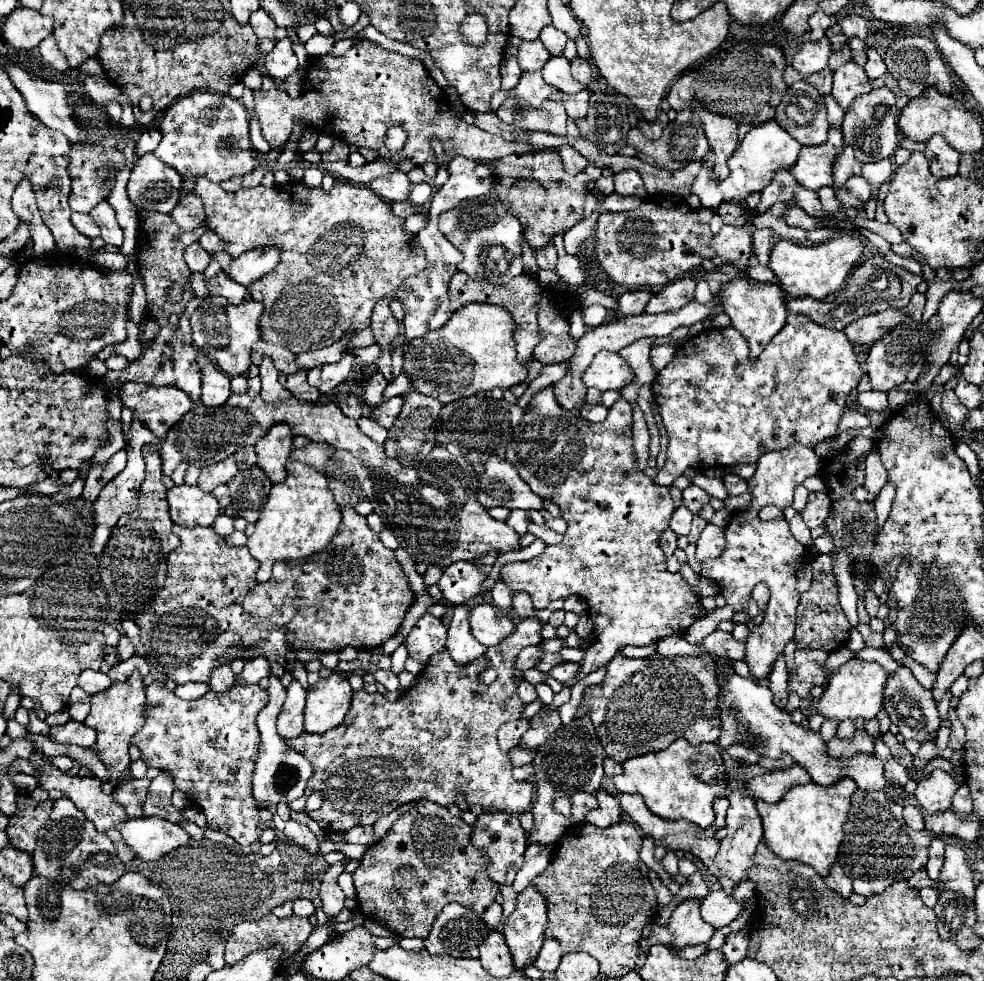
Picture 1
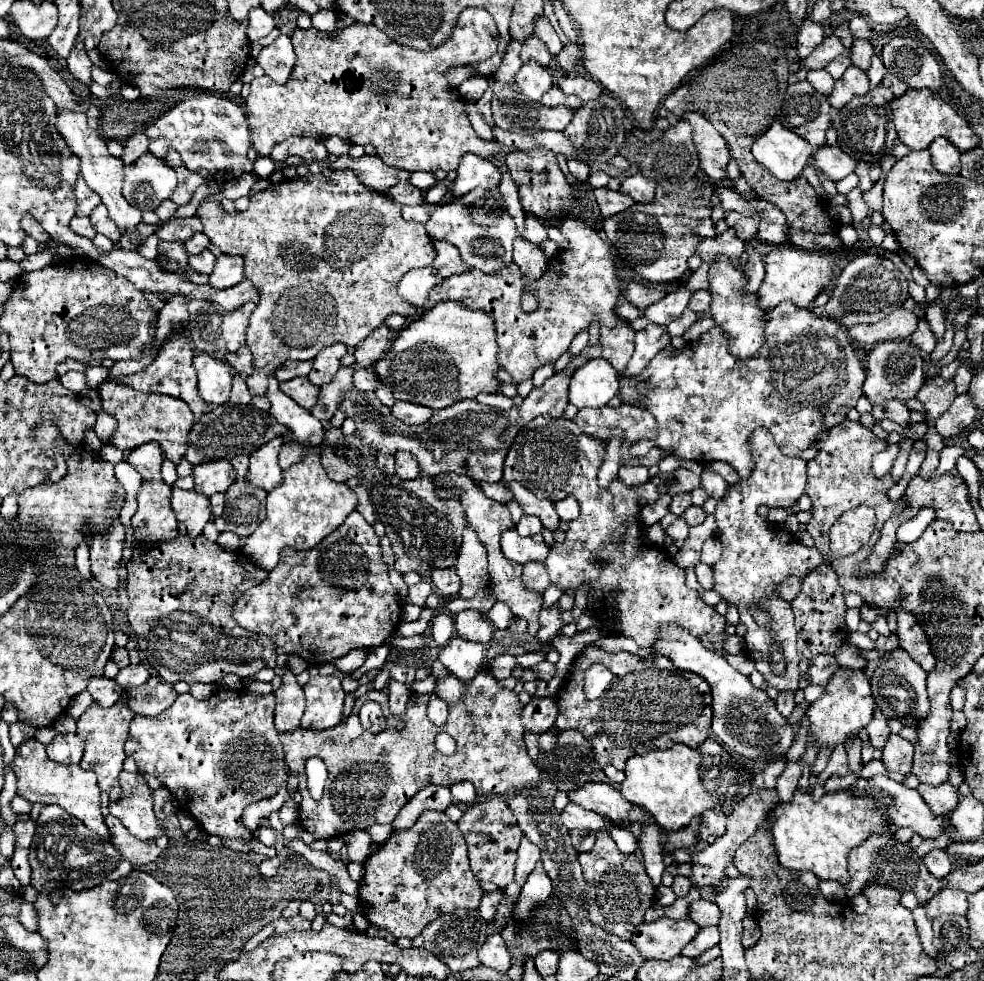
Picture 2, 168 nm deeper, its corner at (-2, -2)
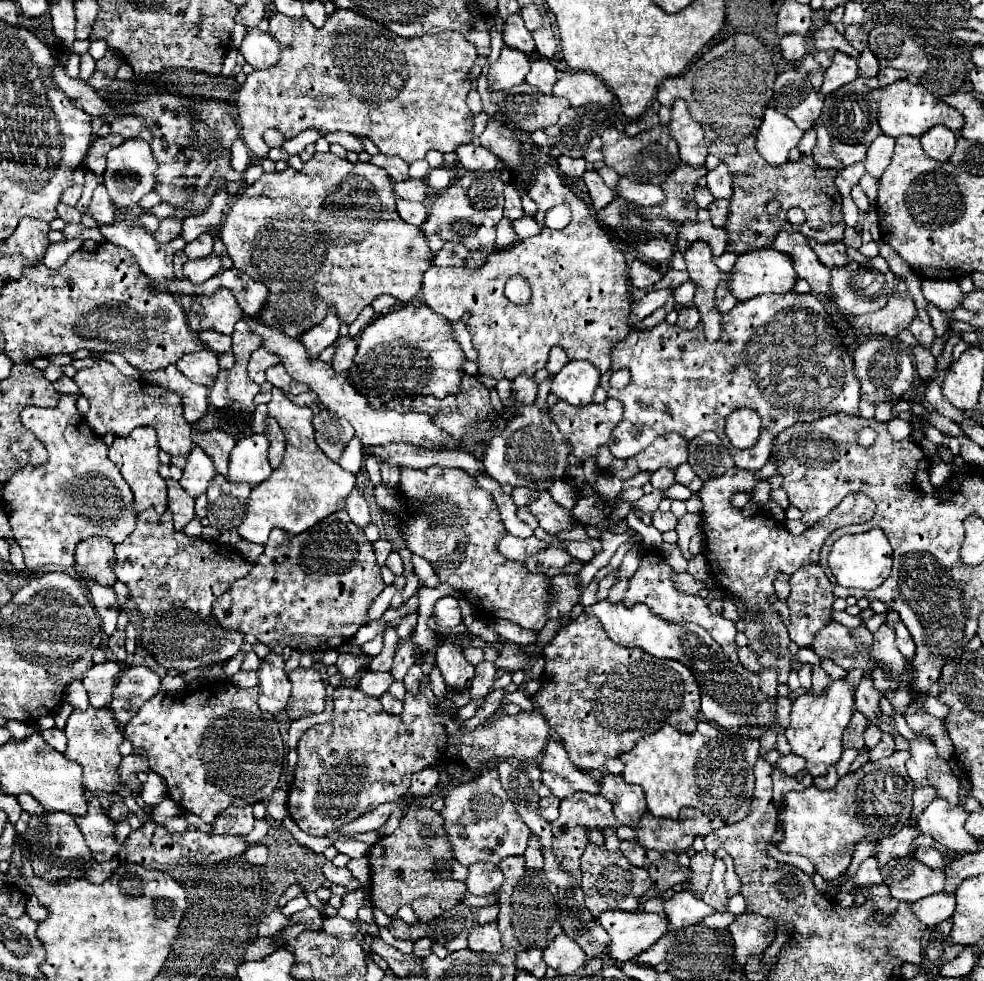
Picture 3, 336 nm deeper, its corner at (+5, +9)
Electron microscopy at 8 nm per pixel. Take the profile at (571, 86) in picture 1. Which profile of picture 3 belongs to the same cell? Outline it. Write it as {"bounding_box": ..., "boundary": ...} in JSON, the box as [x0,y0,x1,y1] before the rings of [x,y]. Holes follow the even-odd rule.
{"bounding_box":[554,72,614,110],"boundary":[[[590,72],[562,74],[562,78],[554,84],[554,96],[566,98],[574,108],[586,104],[600,104],[606,110],[614,108],[614,94]]]}

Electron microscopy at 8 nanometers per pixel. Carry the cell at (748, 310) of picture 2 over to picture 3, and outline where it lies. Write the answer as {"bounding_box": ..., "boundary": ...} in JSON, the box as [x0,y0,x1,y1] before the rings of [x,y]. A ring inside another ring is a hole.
{"bounding_box":[686,242,722,342],"boundary":[[[694,242],[686,252],[686,270],[690,274],[690,282],[696,286],[694,306],[700,312],[700,320],[704,324],[704,336],[708,342],[716,342],[722,330],[722,314],[716,310],[714,292],[720,282],[720,270],[714,264],[714,256],[706,242]]]}

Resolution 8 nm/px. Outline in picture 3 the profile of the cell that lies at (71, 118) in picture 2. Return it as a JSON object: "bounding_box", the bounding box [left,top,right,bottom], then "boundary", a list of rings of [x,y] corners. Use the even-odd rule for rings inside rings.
{"bounding_box":[100,218,186,282],"boundary":[[[116,218],[114,224],[100,226],[100,232],[108,242],[128,248],[136,256],[142,272],[154,282],[166,282],[176,278],[172,256],[176,250],[182,250],[182,246],[186,244],[180,236],[174,238],[172,242],[160,244],[154,238],[154,234],[146,232],[138,224],[136,218],[130,222],[124,222],[124,218]]]}

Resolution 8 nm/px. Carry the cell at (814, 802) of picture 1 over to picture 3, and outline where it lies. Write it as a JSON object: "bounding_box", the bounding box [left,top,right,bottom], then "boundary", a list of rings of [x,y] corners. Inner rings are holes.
{"bounding_box":[778,750,914,880],"boundary":[[[902,750],[902,752],[894,752],[886,760],[866,762],[856,772],[850,772],[848,776],[844,776],[836,784],[834,790],[806,788],[802,792],[794,792],[794,790],[788,792],[784,806],[778,808],[778,820],[780,820],[782,830],[784,830],[784,840],[778,844],[778,850],[806,856],[824,880],[834,880],[840,874],[844,874],[846,868],[850,866],[854,846],[862,838],[872,836],[874,840],[880,840],[886,836],[894,836],[908,824],[908,818],[912,812],[912,792],[914,792],[914,784],[906,772],[906,760],[908,758],[910,758],[910,752]]]}

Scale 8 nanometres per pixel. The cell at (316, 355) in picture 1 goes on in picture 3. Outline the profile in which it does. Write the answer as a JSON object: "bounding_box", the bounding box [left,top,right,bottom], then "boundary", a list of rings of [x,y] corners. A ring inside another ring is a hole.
{"bounding_box":[248,348,280,384],"boundary":[[[258,348],[256,352],[252,352],[250,364],[248,364],[248,376],[250,376],[250,380],[254,380],[256,384],[262,384],[266,368],[270,368],[270,366],[274,366],[278,362],[280,362],[280,356],[274,356],[274,354],[266,352],[264,348]]]}

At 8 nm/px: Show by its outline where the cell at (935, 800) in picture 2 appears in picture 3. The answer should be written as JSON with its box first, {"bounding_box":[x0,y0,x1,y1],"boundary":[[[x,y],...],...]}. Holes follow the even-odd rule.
{"bounding_box":[910,788,936,826],"boundary":[[[916,788],[914,790],[914,808],[912,808],[912,814],[910,814],[910,826],[914,826],[918,812],[922,812],[922,808],[926,808],[926,804],[930,804],[930,800],[934,800],[934,798],[936,798],[934,788]]]}

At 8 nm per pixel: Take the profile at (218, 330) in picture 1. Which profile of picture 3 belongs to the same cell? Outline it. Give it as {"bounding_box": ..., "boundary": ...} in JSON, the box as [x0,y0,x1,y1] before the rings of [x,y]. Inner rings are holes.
{"bounding_box":[180,288,244,334],"boundary":[[[218,288],[218,292],[210,296],[184,294],[180,296],[180,306],[192,332],[216,330],[220,334],[232,334],[234,324],[244,316],[234,294],[228,292],[226,288]]]}

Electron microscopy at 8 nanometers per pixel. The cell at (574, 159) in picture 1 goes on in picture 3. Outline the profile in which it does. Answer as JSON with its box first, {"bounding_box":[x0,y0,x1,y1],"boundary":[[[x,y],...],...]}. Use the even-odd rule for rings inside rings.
{"bounding_box":[556,156,586,176],"boundary":[[[558,156],[556,158],[558,168],[566,174],[566,176],[582,176],[586,172],[586,162],[582,158],[570,158],[570,156]]]}

